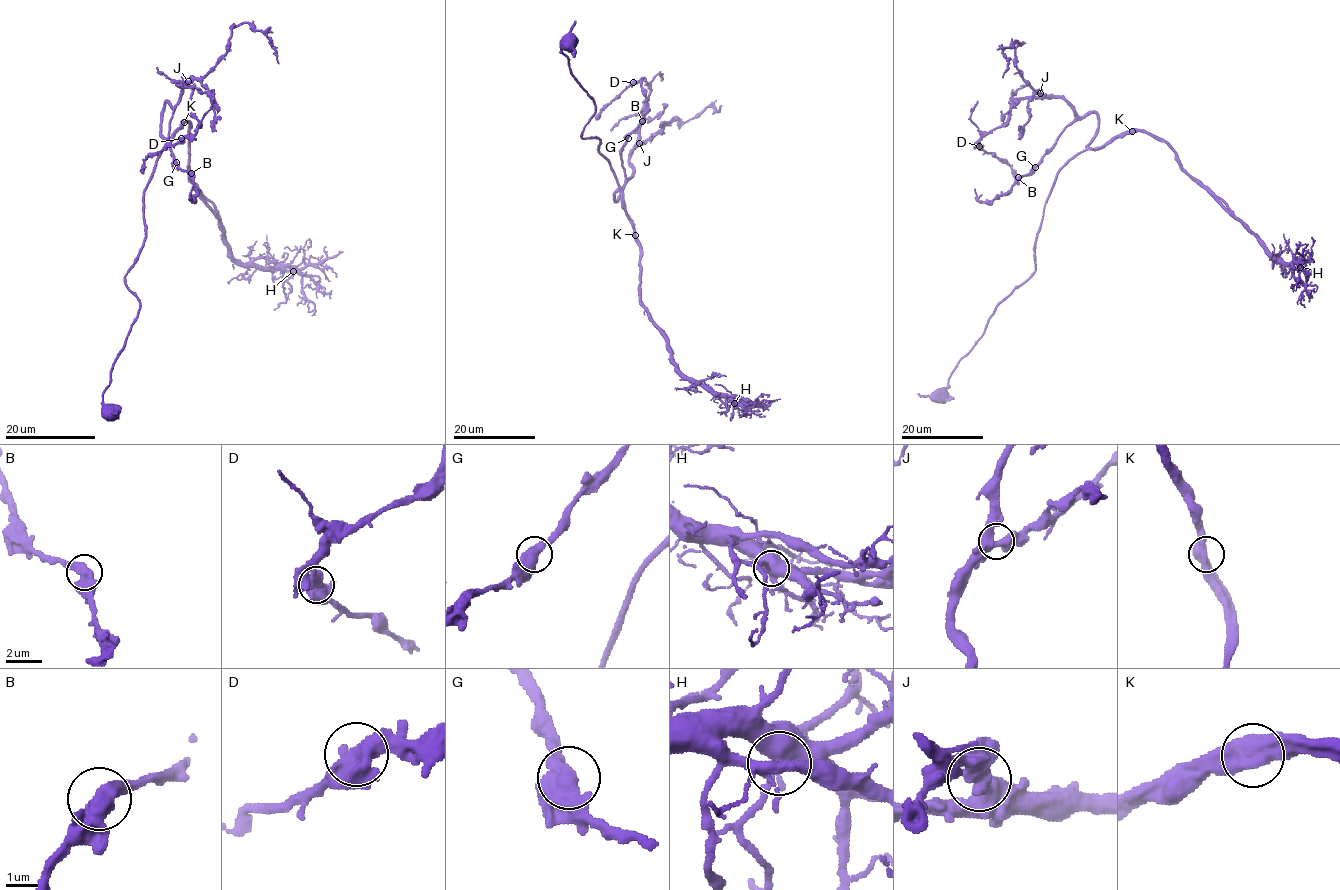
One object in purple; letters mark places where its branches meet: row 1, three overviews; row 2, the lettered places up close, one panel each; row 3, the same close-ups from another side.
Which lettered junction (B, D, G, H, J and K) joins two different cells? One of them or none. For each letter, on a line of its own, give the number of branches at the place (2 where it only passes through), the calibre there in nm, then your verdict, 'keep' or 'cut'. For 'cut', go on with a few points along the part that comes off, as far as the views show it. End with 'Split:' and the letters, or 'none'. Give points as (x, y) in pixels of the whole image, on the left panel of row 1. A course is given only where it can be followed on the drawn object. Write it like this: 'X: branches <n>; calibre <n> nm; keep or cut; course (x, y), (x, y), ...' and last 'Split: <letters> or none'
B: branches 2; calibre 600 nm; keep
D: branches 2; calibre 600 nm; keep
G: branches 2; calibre 600 nm; keep
H: branches 2; calibre 600 nm; keep
J: branches 2; calibre 550 nm; keep
K: branches 2; calibre 650 nm; keep
Split: none

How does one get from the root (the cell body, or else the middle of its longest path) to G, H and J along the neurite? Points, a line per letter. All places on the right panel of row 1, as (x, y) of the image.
G: (938, 396), (994, 310), (1035, 271), (1047, 197), (1057, 173), (1091, 142), (1097, 115), (1077, 117), (1035, 167)
H: (938, 396), (994, 310), (1035, 271), (1057, 173), (1127, 133), (1161, 138), (1274, 259), (1300, 267)
J: (938, 396), (994, 310), (1035, 271), (1055, 177), (1098, 126), (1095, 113), (1080, 117), (1040, 93)

